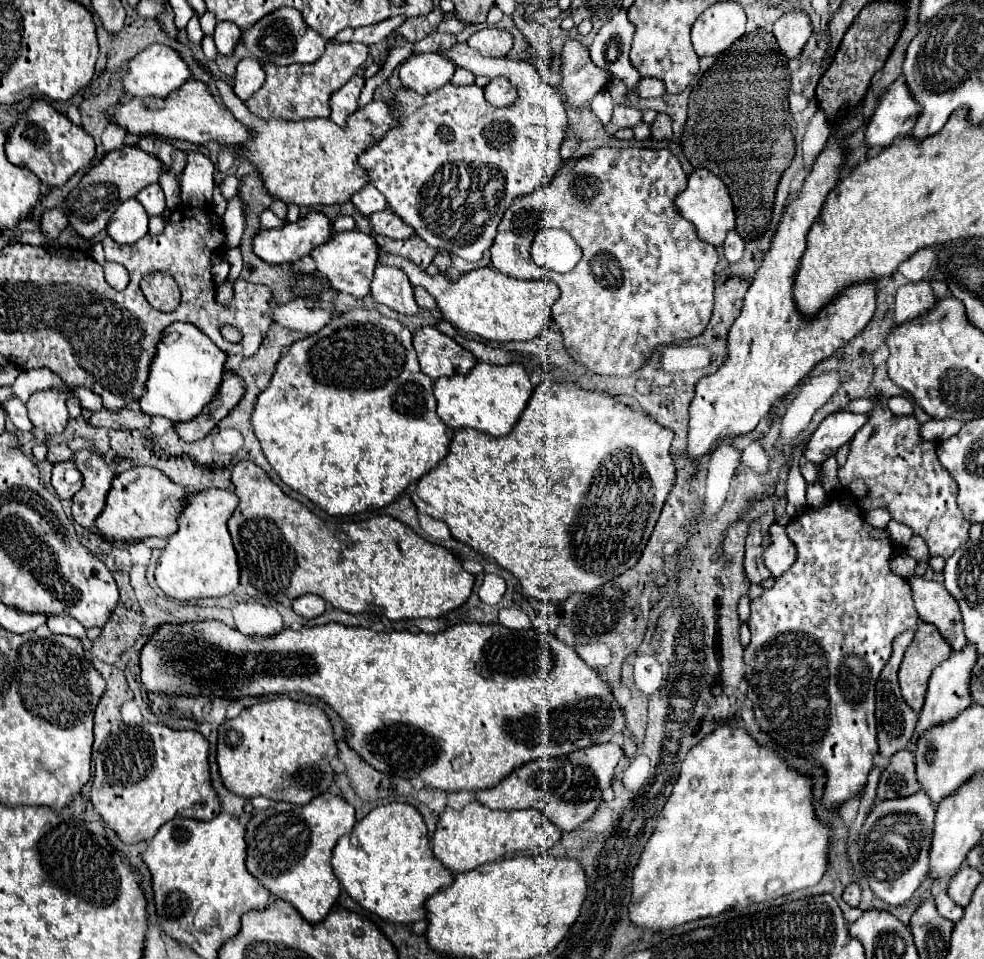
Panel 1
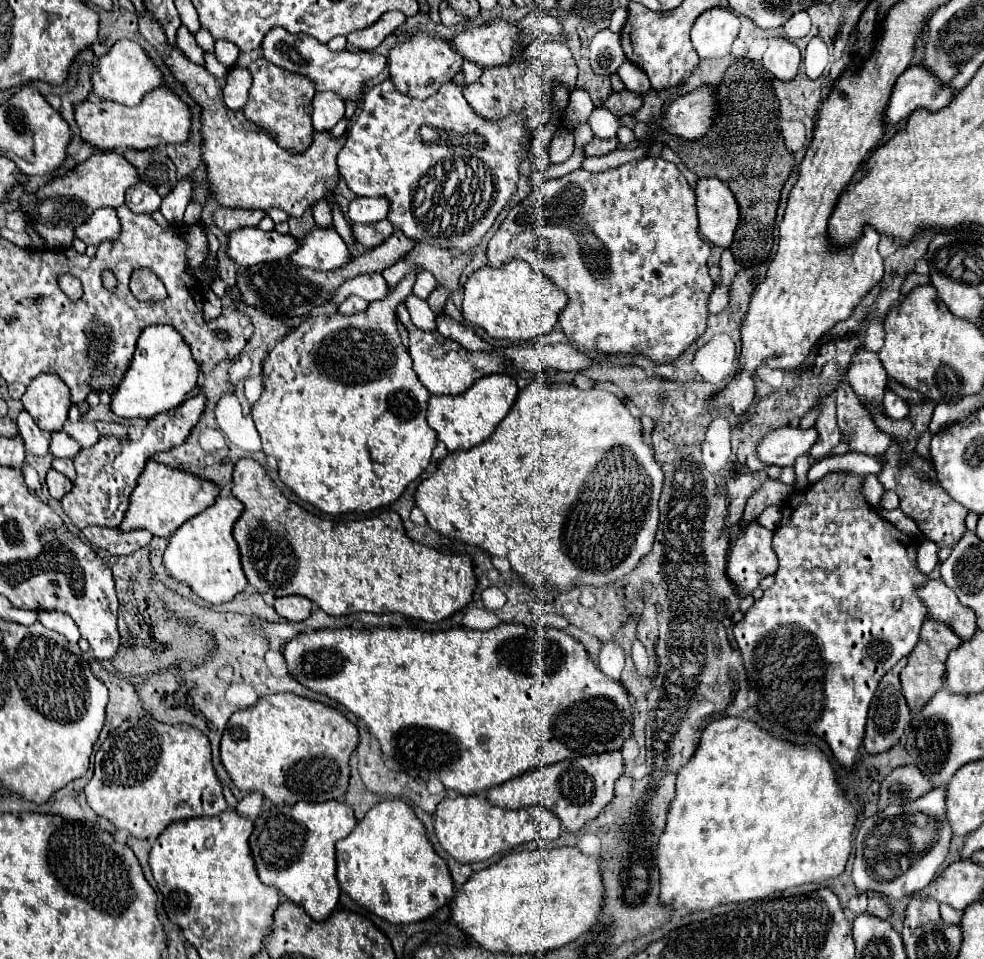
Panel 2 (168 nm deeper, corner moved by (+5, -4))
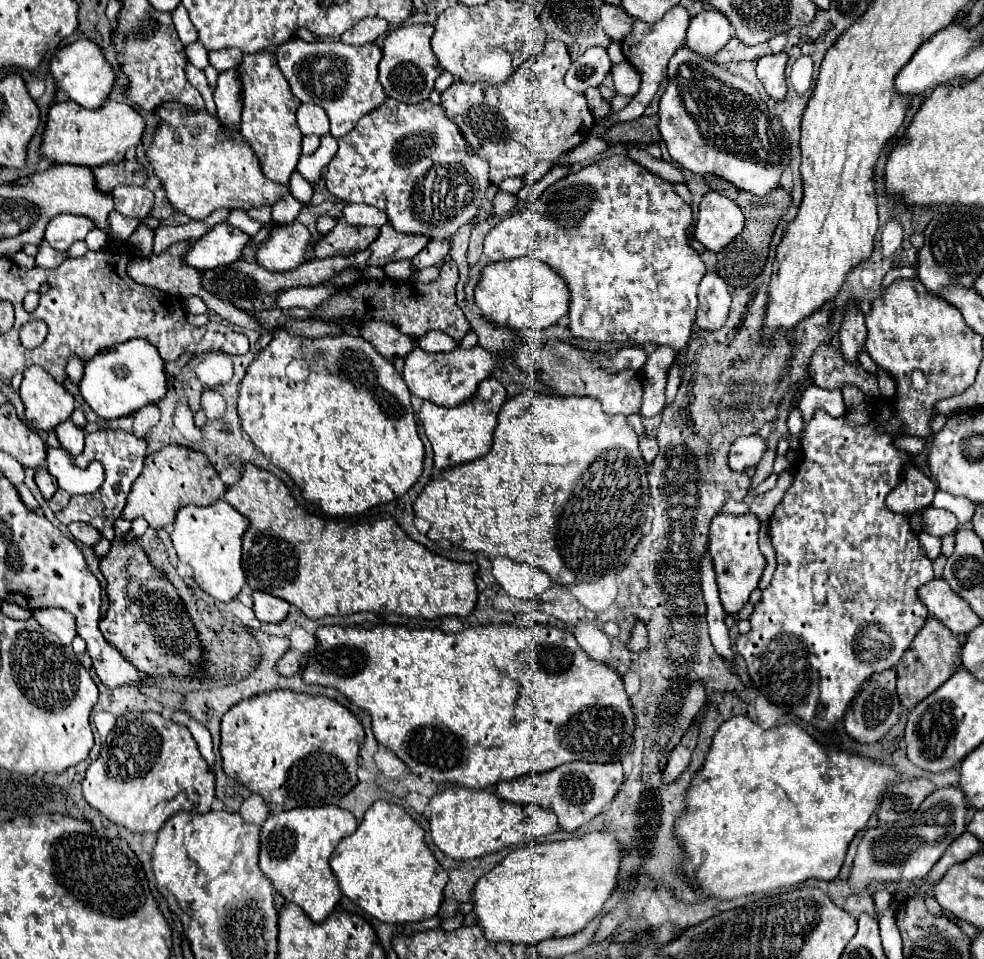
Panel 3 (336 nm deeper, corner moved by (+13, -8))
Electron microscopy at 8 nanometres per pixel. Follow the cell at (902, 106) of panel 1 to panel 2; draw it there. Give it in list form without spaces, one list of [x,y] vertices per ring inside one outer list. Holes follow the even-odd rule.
[[[910,66],[894,84],[890,102],[884,112],[884,124],[898,124],[916,110],[938,112],[952,100],[948,88],[940,88],[936,78],[920,66]]]

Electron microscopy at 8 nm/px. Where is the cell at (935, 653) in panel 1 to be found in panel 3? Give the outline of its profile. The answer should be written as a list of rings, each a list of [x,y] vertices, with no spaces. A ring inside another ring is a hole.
[[[928,616],[924,628],[920,630],[912,646],[904,652],[904,656],[896,664],[898,696],[908,710],[912,710],[918,702],[930,696],[936,688],[940,688],[960,668],[960,652],[962,652],[962,646],[966,644],[966,638],[968,638],[966,634],[954,634],[944,624],[940,624],[940,620],[936,620],[934,616]]]

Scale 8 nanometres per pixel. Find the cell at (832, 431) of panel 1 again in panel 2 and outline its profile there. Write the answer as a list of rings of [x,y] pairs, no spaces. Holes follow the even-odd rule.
[[[780,428],[764,436],[762,444],[758,446],[758,456],[766,464],[776,466],[794,466],[798,456],[808,456],[810,448],[818,440],[816,428]]]

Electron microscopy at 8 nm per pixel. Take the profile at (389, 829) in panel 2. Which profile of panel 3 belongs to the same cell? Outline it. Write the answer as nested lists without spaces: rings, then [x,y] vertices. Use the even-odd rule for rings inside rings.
[[[386,800],[374,802],[356,832],[340,840],[330,858],[330,866],[340,890],[354,904],[380,922],[390,924],[420,922],[436,916],[444,886],[448,884],[448,874],[426,846],[420,824],[398,804]]]

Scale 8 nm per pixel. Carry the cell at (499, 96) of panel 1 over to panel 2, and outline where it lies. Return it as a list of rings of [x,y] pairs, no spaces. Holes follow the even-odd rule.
[[[534,40],[530,46],[524,48],[520,54],[520,60],[512,66],[498,66],[498,68],[486,68],[478,82],[468,84],[464,88],[464,96],[470,102],[470,106],[488,120],[504,118],[510,112],[522,112],[528,120],[528,128],[534,134],[536,130],[544,128],[548,124],[548,118],[552,116],[552,82],[560,80],[566,82],[570,88],[574,88],[576,82],[576,64],[572,60],[572,54],[566,44],[558,42],[542,42]]]

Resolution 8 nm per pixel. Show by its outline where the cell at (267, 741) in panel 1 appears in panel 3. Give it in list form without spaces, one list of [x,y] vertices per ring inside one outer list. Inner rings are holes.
[[[274,690],[234,704],[222,718],[220,754],[230,778],[242,782],[250,792],[260,794],[268,804],[292,810],[298,806],[338,804],[356,784],[358,754],[364,744],[360,720],[328,696],[310,696],[292,690]]]

